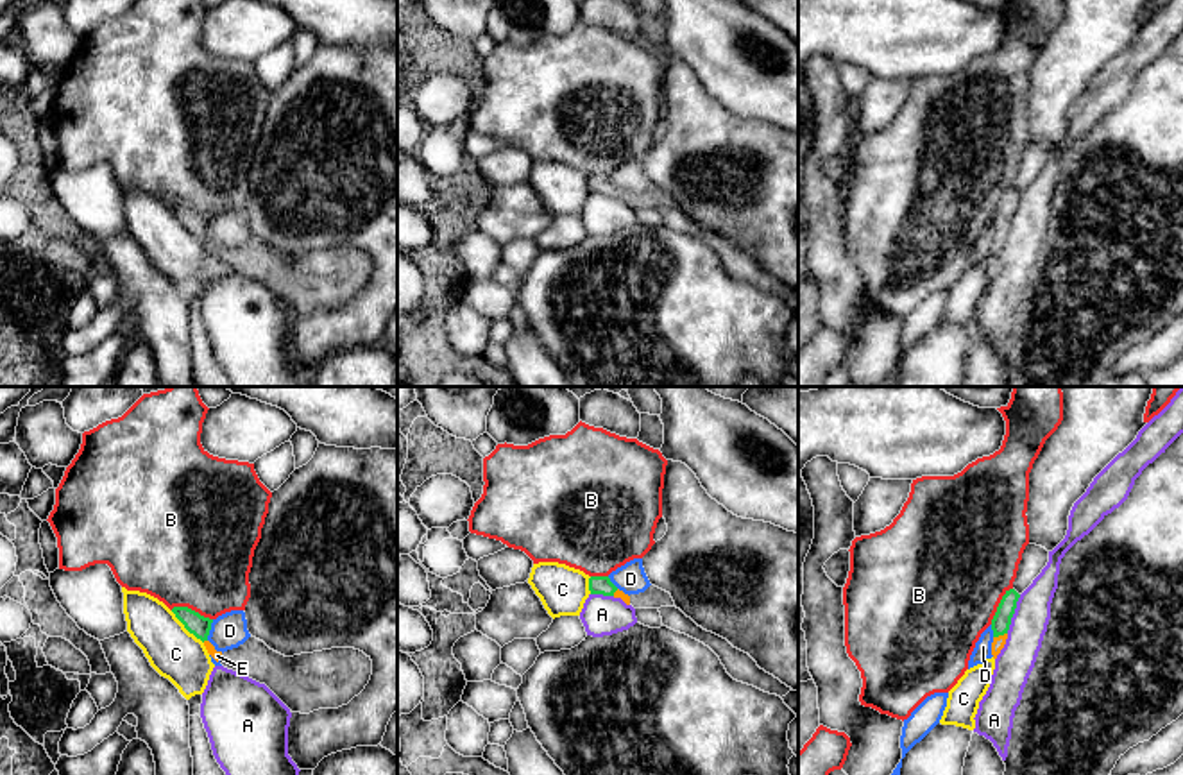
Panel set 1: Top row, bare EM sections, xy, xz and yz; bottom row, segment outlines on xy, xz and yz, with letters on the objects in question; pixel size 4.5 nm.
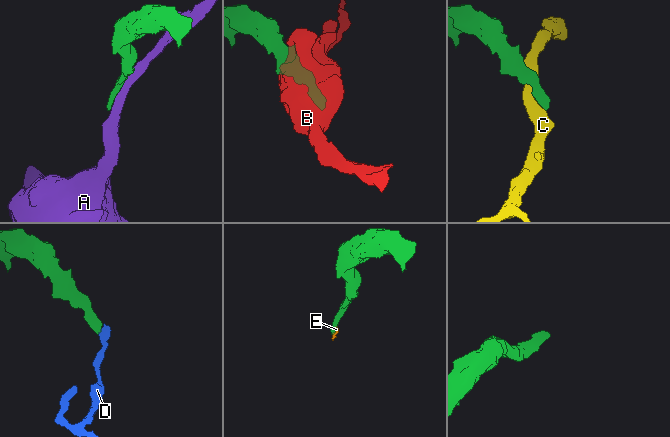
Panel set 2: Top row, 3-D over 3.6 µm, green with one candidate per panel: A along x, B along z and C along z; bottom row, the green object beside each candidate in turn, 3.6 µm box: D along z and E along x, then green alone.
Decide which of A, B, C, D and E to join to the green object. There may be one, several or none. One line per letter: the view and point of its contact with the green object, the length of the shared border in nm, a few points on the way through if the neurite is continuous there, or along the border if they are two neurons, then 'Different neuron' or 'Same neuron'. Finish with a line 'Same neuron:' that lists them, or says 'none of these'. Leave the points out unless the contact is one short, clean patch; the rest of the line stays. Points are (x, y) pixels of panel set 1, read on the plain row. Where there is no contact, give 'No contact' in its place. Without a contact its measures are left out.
A: Touches green at yz (1013, 212). Shared border 190 nm. Different neuron
B: Touches green at xy (190, 208). Shared border 200 nm. Different neuron
C: Touches green at xy (187, 228). Shared border 220 nm. Different neuron
D: Touches green at xy (208, 229). Shared border 100 nm. Boundary: xy (213, 219), (206, 238). Different neuron
E: Touches green at yz (999, 233). Shared border 70 nm. Path across: yz (1001, 221), (999, 233), (997, 244). Same neuron
Same neuron: E

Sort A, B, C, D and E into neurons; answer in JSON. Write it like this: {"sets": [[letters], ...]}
{"sets": [["A"], ["B"], ["C"], ["D"], ["E"]]}

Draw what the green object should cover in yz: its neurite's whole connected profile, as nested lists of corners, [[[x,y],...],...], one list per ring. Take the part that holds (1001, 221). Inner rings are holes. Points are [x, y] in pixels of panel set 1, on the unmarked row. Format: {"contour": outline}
{"contour": [[[1015,188],[1006,190],[992,218],[992,229],[993,229],[992,254],[993,258],[997,258],[997,254],[1006,243],[1008,229],[1009,229],[1011,217],[1015,213],[1018,197],[1020,193]]]}

